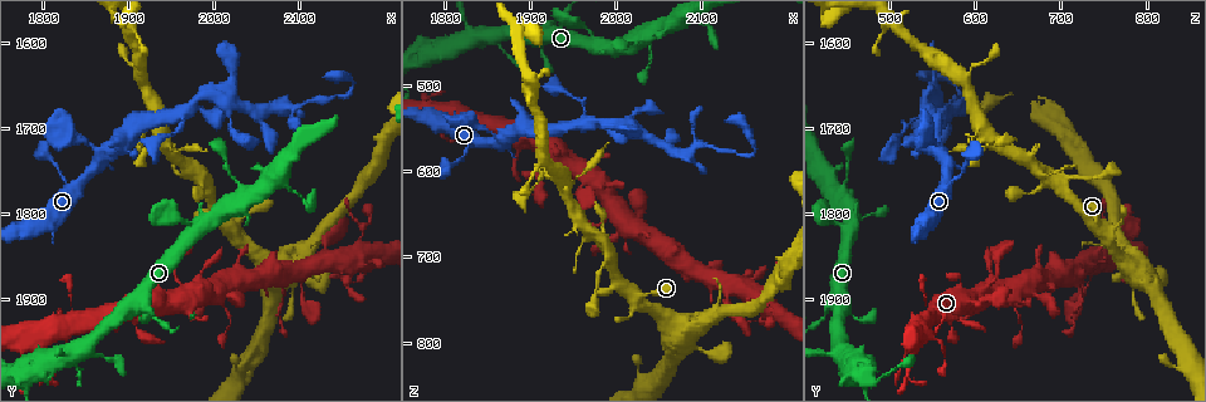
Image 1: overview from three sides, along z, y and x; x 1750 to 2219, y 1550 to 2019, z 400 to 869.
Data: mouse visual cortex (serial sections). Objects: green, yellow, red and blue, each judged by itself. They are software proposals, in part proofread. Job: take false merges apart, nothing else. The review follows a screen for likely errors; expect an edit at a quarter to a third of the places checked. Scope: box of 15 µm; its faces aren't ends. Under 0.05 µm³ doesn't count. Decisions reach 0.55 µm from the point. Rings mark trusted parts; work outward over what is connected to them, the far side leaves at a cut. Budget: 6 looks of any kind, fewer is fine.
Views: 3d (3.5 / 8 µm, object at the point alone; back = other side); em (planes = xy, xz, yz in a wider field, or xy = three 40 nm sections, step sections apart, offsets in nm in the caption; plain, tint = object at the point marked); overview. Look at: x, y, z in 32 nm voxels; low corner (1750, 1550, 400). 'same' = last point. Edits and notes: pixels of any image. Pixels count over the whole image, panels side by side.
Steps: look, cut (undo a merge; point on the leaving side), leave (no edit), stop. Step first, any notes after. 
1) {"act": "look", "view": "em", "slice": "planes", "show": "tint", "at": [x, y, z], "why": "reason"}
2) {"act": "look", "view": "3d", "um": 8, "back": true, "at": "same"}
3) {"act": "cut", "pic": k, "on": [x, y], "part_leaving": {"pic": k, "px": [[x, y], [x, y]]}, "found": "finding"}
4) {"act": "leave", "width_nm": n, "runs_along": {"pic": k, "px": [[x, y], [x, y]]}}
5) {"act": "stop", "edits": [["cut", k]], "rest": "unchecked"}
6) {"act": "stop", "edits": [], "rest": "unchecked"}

{"act": "look", "view": "3d", "um": 3.5, "at": [2045, 1805, 430], "why": "abrupt turn"}

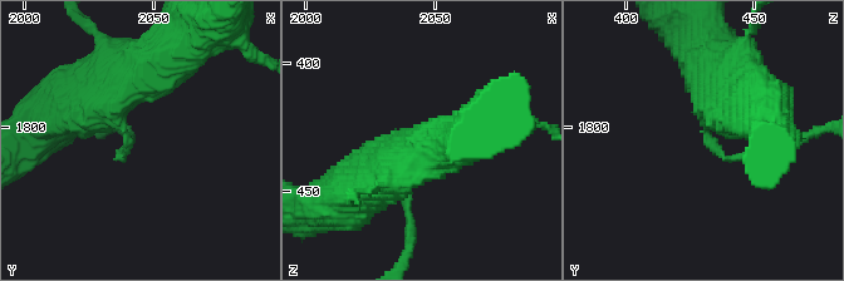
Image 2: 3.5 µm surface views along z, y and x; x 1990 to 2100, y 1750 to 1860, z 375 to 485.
{"act": "look", "view": "em", "slice": "xy", "step": 5, "show": "tint", "at": [2041, 1805, 431], "arm_widths_nm": [150, 700], "why": "now the EM"}

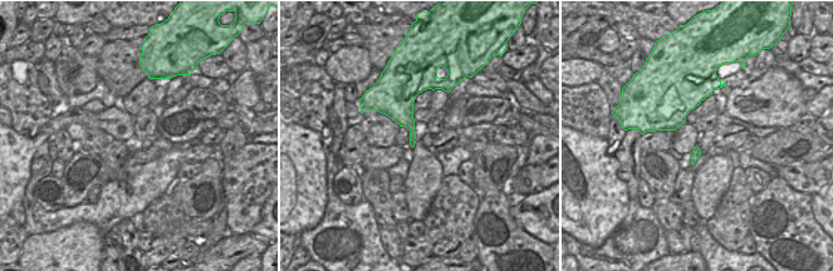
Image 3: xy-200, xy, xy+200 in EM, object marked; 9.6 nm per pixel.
{"act": "leave", "runs_along": {"pic": 2, "px": [[93, 92], [128, 142]]}, "found": "one cell here"}

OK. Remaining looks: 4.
{"act": "look", "view": "3d", "um": 3.5, "at": [2005, 1890, 670], "why": "abrupt turn"}

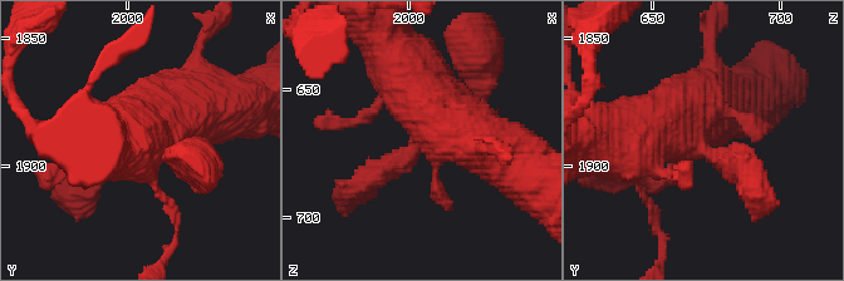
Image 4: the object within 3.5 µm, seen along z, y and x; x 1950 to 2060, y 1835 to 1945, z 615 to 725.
{"act": "look", "view": "em", "slice": "xy", "step": 2, "show": "plain", "at": "same"}

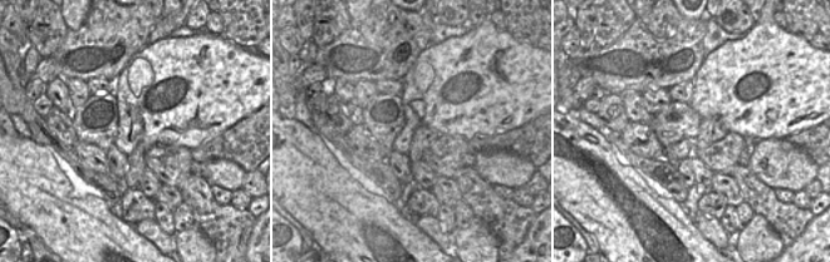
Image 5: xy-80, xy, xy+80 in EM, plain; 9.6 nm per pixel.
{"act": "look", "view": "em", "slice": "xy", "step": 2, "show": "tint", "at": "same", "why": "with the object marked"}

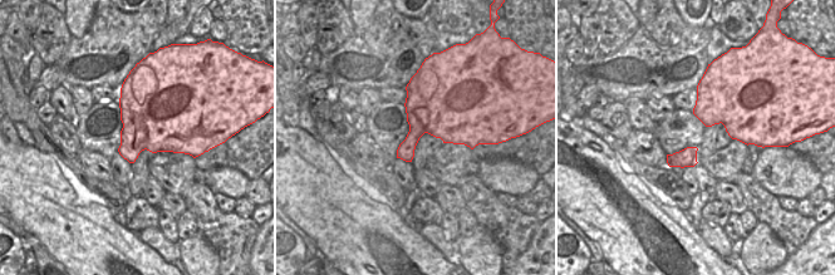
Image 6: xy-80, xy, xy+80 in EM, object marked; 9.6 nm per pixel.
{"act": "leave", "runs_along": {"pic": 4, "px": [[392, 49], [427, 100], [505, 158]]}, "found": "all the same cell"}

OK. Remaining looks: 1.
{"act": "stop", "edits": [], "rest": "unchecked"}

